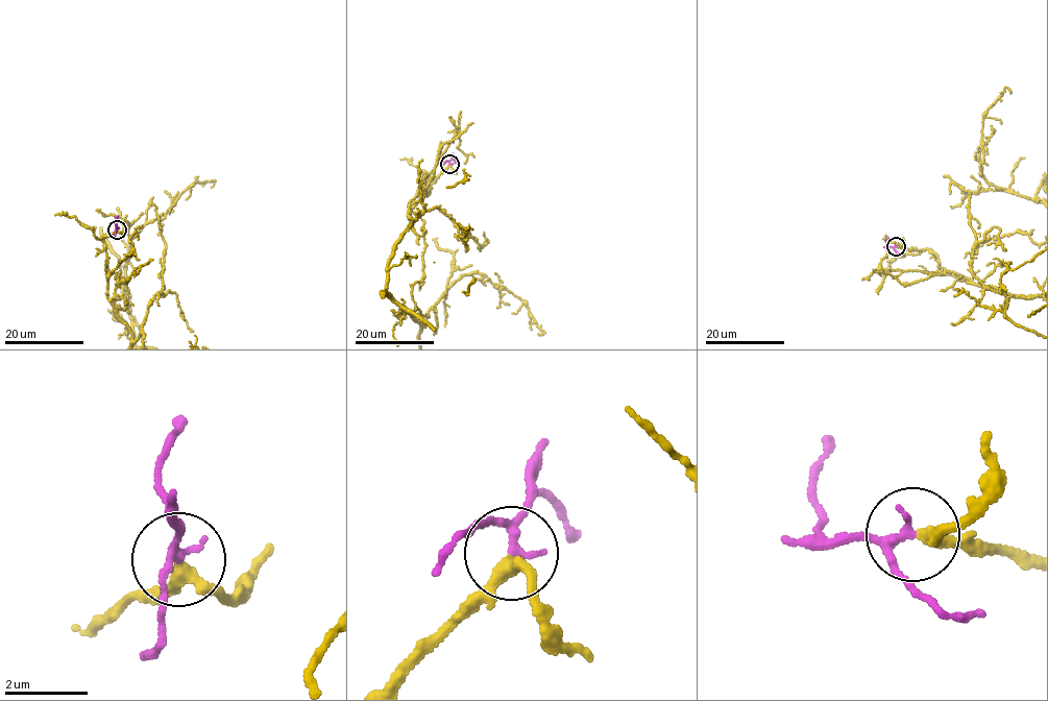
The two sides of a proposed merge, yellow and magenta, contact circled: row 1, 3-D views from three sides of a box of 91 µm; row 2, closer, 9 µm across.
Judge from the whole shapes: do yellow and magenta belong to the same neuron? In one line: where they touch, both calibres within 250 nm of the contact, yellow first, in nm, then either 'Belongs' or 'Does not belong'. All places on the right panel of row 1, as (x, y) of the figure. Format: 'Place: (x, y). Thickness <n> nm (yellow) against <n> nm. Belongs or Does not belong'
Place: (896, 246). Thickness 240 nm (yellow) against 170 nm. Belongs

